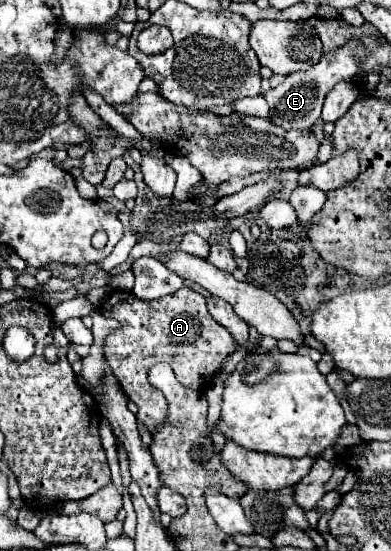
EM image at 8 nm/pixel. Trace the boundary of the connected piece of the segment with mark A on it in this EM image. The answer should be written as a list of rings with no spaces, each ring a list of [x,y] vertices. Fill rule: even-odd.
[[[181,287],[177,293],[173,295],[165,295],[161,299],[153,299],[153,301],[143,301],[143,299],[137,299],[131,291],[111,291],[103,303],[99,305],[99,311],[105,315],[105,317],[111,317],[115,321],[121,323],[119,329],[111,331],[105,339],[105,357],[111,365],[111,371],[115,373],[121,389],[125,391],[125,395],[137,403],[139,407],[139,413],[137,413],[137,419],[153,433],[155,427],[167,417],[167,399],[161,391],[157,391],[149,381],[147,381],[147,373],[149,369],[155,365],[155,363],[169,363],[175,377],[179,379],[179,383],[183,383],[185,387],[189,389],[195,389],[195,391],[203,391],[207,389],[207,385],[213,381],[215,377],[215,371],[219,369],[219,365],[223,363],[223,359],[227,355],[231,355],[235,349],[237,349],[237,343],[233,339],[233,335],[223,327],[219,325],[207,311],[207,305],[205,305],[205,297],[201,293],[195,293],[193,289],[189,287]]]

